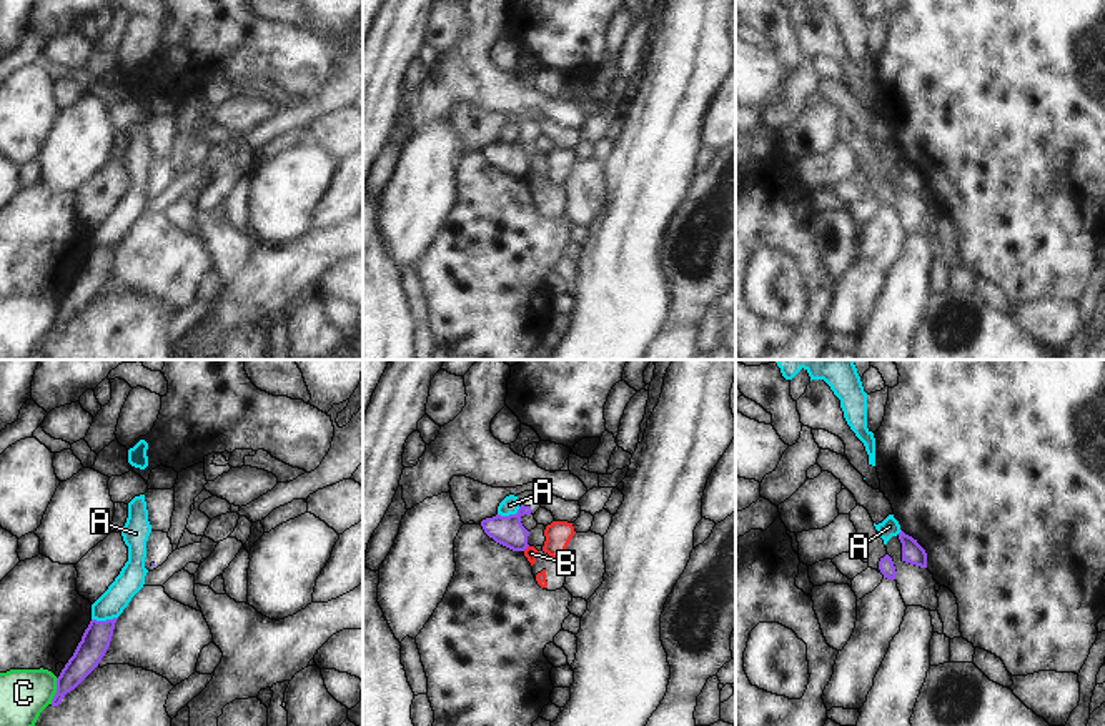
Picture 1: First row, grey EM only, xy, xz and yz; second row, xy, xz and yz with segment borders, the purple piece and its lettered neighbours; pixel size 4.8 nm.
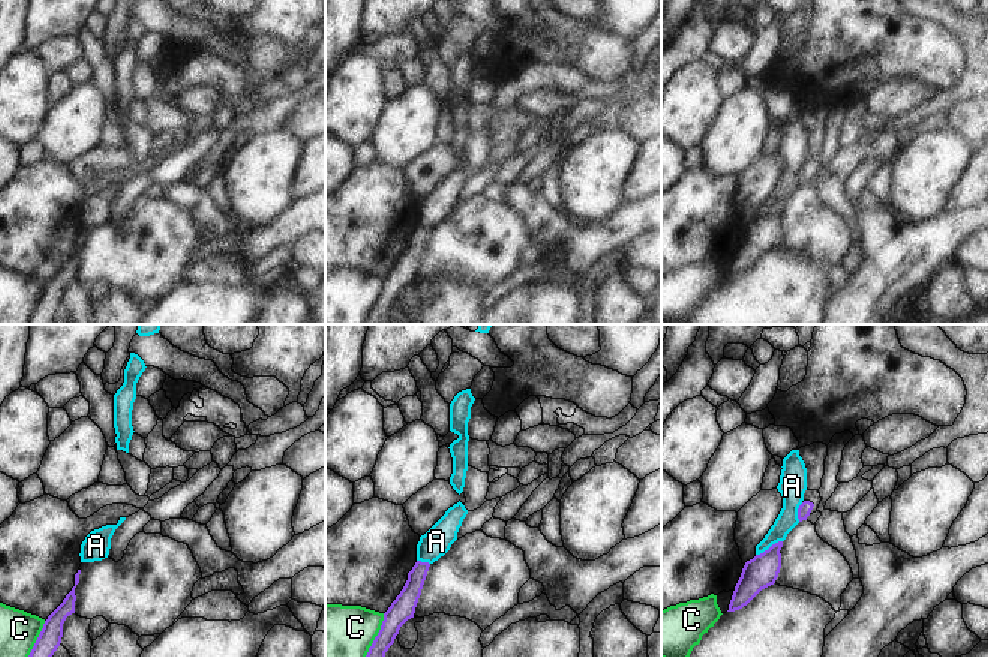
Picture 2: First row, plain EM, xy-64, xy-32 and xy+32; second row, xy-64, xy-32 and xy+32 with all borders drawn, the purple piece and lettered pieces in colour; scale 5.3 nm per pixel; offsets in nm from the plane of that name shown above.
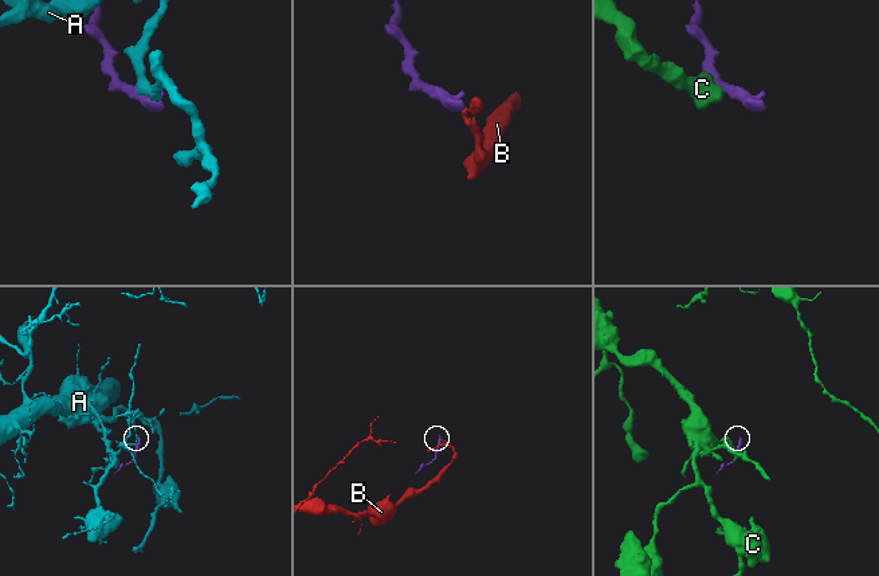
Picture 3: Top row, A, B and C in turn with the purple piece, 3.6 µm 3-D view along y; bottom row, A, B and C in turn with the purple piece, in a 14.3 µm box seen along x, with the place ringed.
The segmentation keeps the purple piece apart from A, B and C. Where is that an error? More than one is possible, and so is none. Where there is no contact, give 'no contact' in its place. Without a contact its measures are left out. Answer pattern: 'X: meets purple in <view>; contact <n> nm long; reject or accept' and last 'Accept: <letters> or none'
A: meets purple in xy; contact 130 nm long; reject
B: meets purple in xz; contact 40 nm long; reject
C: meets purple in xy; contact 130 nm long; reject
Accept: none

